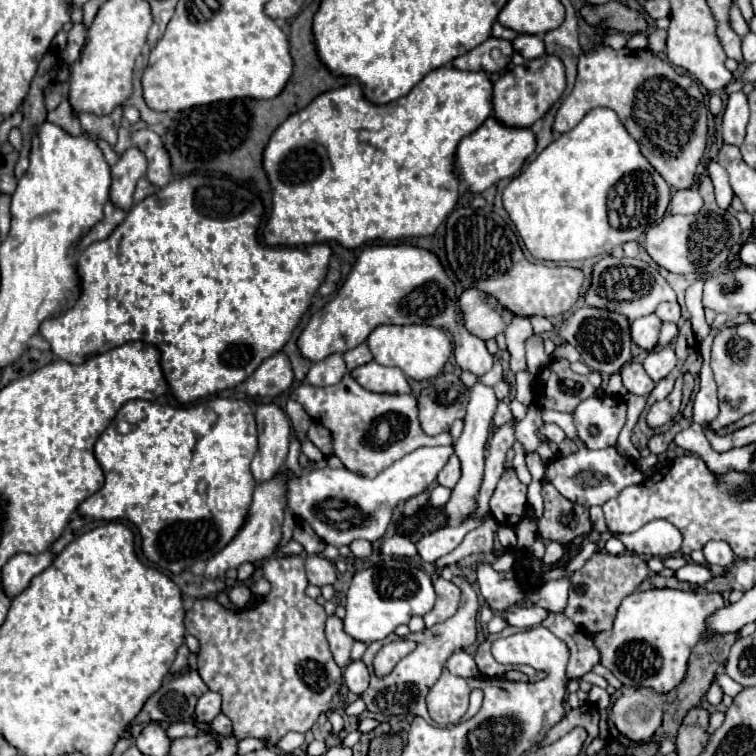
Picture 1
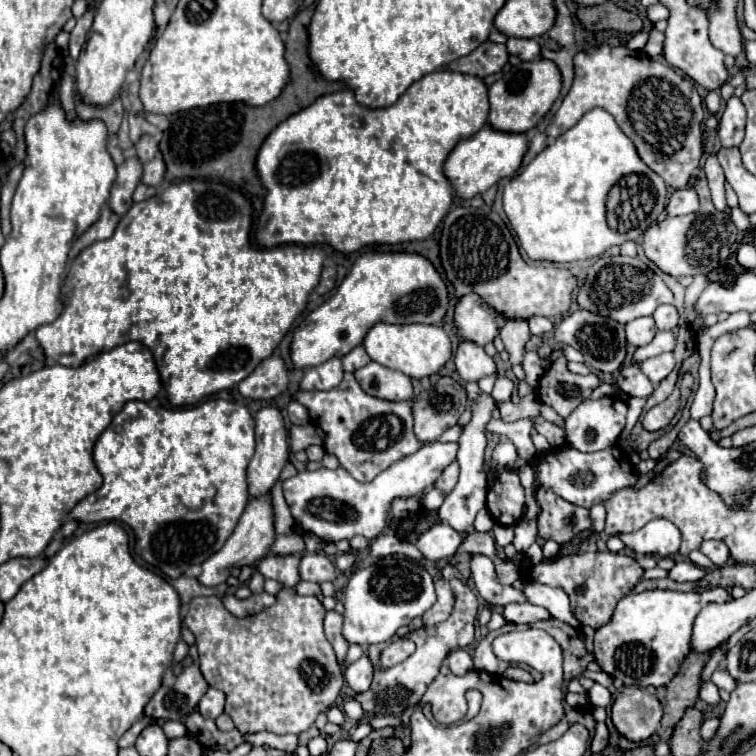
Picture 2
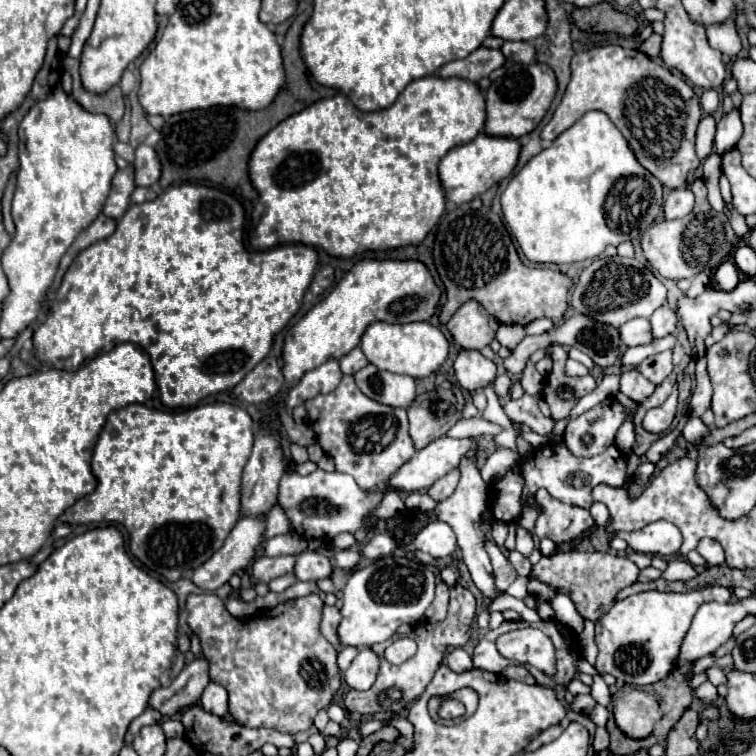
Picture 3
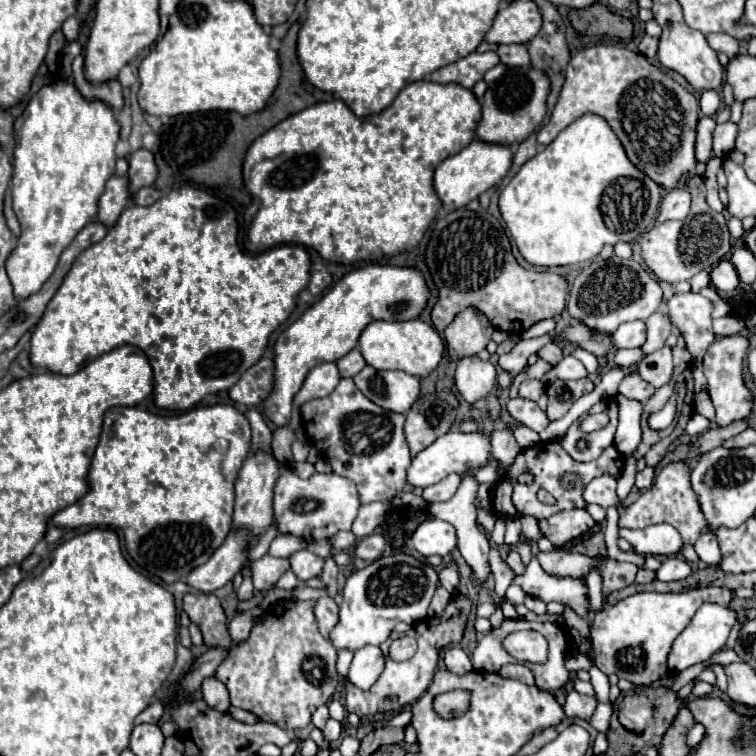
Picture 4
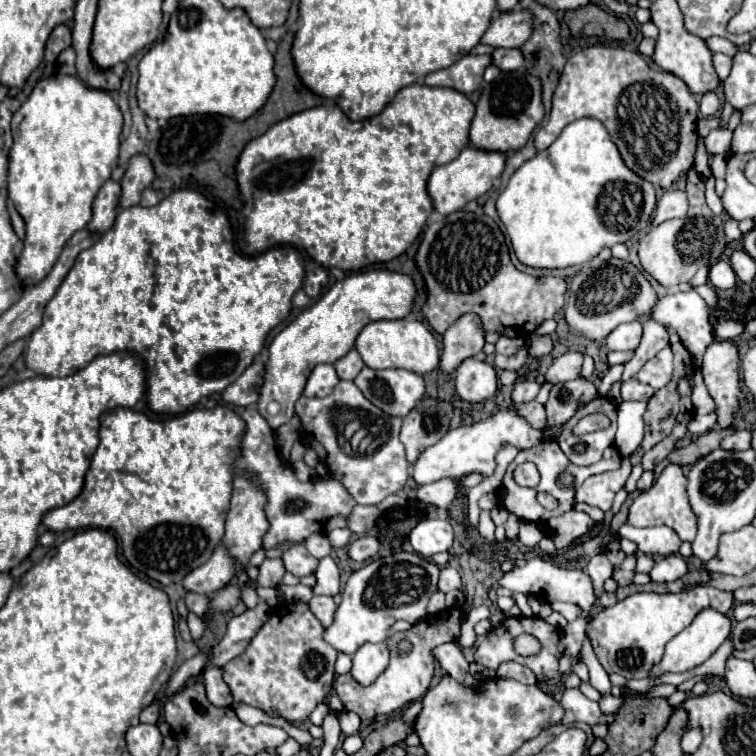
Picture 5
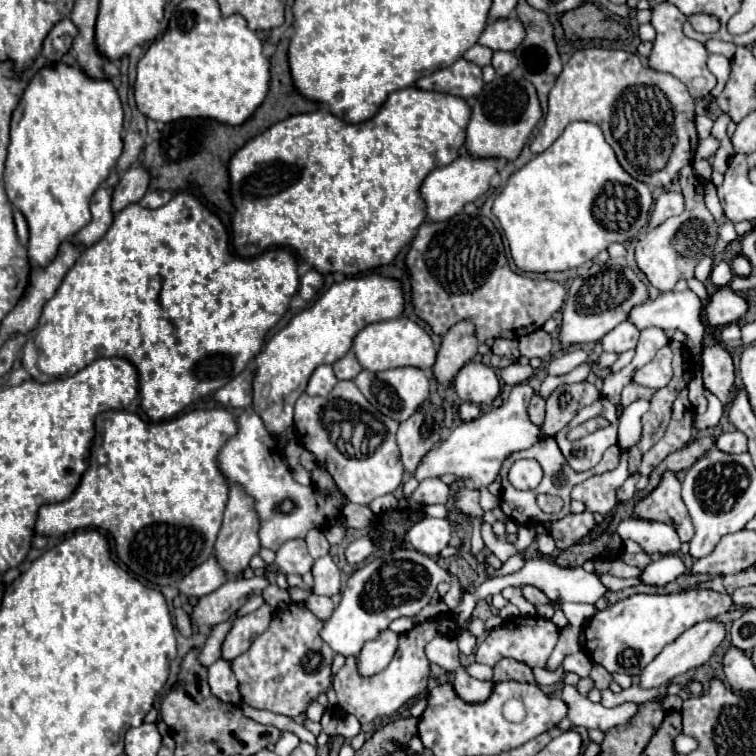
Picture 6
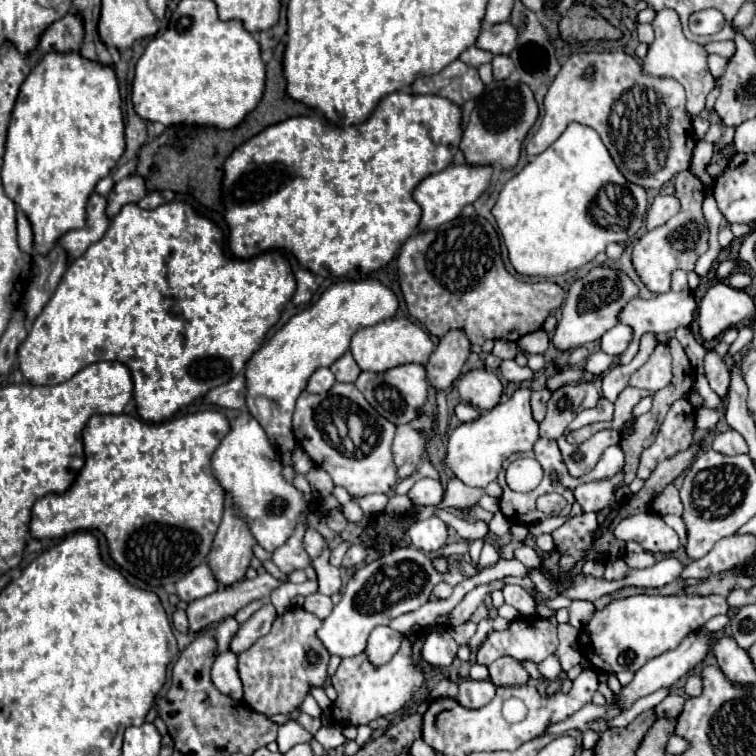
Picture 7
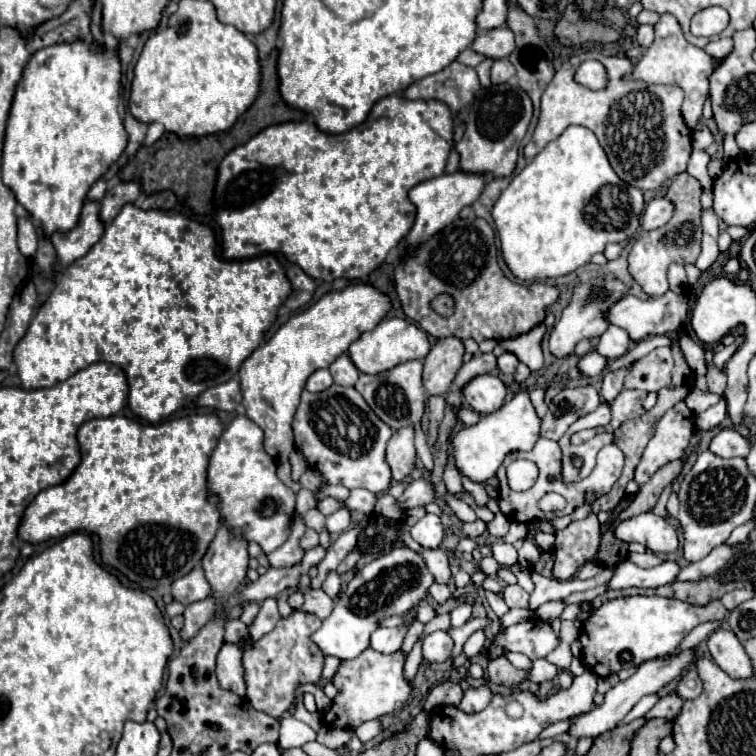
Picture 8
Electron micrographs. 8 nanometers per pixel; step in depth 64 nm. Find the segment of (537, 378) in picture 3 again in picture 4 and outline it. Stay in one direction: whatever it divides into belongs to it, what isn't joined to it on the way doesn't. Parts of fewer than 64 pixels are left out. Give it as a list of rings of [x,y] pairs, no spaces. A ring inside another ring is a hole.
[[[526,380],[518,388],[518,396],[528,398],[528,400],[538,400],[544,390],[546,390],[546,386],[542,380]]]

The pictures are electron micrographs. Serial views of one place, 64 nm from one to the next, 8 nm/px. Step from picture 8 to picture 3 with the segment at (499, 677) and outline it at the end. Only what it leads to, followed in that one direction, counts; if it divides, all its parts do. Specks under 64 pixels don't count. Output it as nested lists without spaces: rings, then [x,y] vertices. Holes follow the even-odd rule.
[[[510,664],[502,674],[506,678],[510,678],[510,680],[520,680],[520,682],[526,682],[526,684],[536,684],[534,678],[532,678],[532,674],[522,664]]]

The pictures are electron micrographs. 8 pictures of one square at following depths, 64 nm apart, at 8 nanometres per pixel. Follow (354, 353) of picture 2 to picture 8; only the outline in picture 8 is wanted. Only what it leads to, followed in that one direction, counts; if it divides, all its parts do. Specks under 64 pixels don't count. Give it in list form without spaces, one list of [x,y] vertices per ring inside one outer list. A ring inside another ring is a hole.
[[[348,354],[338,356],[338,358],[330,364],[328,370],[332,372],[334,382],[340,384],[340,386],[354,386],[356,380],[358,380],[358,376],[360,376],[360,372],[356,370],[356,366],[350,362]]]

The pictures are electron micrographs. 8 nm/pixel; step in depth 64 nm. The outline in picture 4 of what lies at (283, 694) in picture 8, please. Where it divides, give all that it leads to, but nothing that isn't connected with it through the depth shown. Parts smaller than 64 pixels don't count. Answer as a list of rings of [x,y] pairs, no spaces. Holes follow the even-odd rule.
[[[314,600],[286,602],[286,604],[278,604],[278,606],[270,608],[252,628],[250,638],[246,642],[238,644],[228,654],[228,658],[216,670],[216,678],[226,684],[232,706],[250,710],[260,720],[274,722],[274,724],[282,726],[284,730],[296,730],[296,728],[308,726],[312,712],[320,704],[326,704],[332,698],[332,694],[340,682],[338,672],[336,672],[336,648],[330,644],[328,638],[324,638],[320,634],[318,624],[310,624],[310,622],[316,622],[312,610],[314,610]]]

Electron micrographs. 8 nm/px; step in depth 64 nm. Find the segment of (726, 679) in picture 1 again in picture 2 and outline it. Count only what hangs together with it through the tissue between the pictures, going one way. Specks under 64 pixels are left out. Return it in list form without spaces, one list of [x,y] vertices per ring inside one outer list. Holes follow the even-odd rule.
[[[722,668],[714,670],[714,674],[712,674],[712,682],[714,682],[718,688],[724,688],[724,690],[728,690],[728,692],[732,692],[734,686],[736,686],[734,680],[732,680],[732,676],[728,676],[728,672],[722,670]]]

